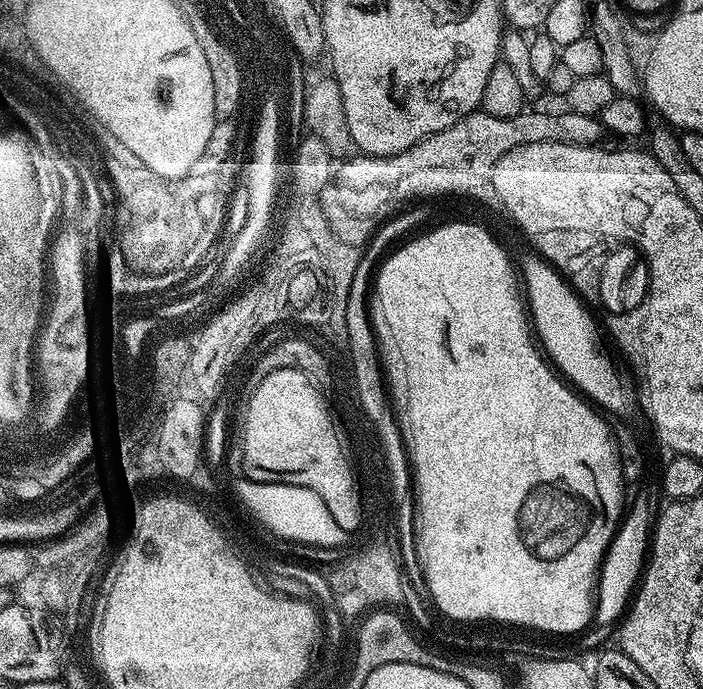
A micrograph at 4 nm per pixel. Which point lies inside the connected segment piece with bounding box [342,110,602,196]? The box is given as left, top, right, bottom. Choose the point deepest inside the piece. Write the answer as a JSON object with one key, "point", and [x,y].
{"point":[462,156]}

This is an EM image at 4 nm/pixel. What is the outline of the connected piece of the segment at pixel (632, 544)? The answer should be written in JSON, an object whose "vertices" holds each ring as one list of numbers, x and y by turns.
{"vertices":[[636,500,632,504,632,509,630,508,631,504,623,517,622,523,616,529,616,535,612,538,612,545,604,556,604,563,600,565,598,591,594,596,595,623,614,623,613,625,615,625,625,615,630,604,630,597,641,579,642,569,646,564,646,545,650,540,648,504,644,500]]}

